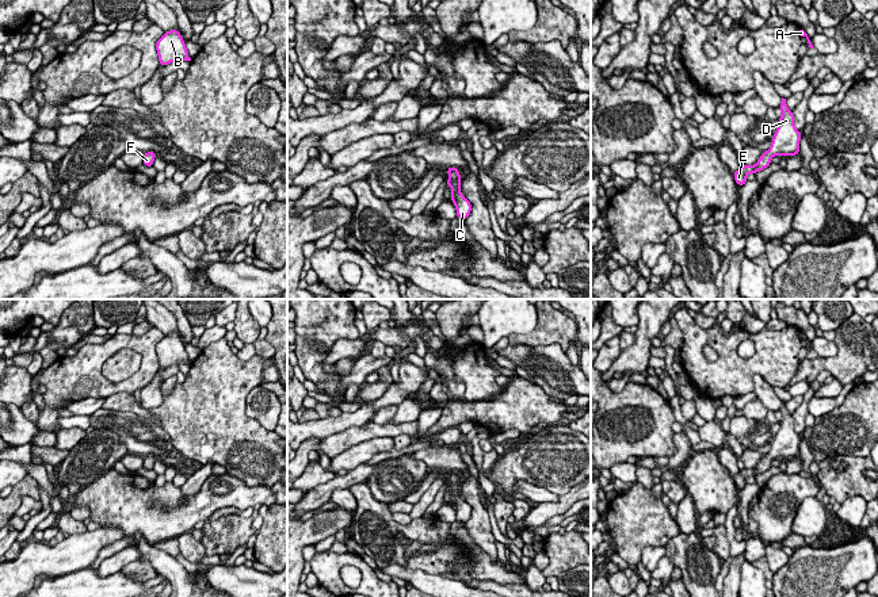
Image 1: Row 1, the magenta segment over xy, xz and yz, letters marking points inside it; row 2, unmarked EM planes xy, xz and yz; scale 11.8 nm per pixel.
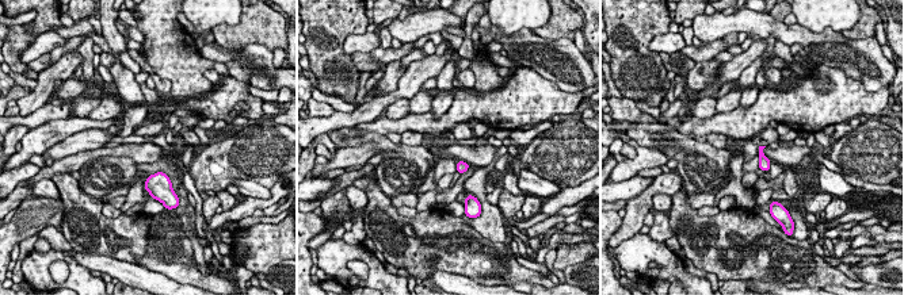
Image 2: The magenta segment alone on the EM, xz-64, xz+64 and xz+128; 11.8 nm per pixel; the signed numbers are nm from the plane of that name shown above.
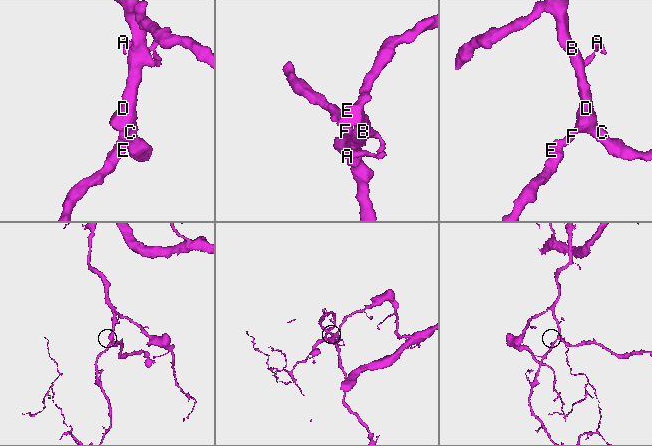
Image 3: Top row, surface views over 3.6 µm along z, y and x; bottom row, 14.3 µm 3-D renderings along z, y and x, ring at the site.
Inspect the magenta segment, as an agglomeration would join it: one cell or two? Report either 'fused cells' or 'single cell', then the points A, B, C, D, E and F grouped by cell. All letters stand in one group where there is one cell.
single cell; A B C D E F

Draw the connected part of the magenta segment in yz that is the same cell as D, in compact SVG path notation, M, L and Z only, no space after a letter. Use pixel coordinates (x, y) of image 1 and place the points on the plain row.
M782 401L780 406L782 420L778 422L779 429L774 437L771 451L763 455L757 466L752 470L743 468L738 474L732 475L736 486L741 490L747 486L749 477L763 474L771 467L774 459L798 459L801 435L794 429L794 418L786 407L786 402Z

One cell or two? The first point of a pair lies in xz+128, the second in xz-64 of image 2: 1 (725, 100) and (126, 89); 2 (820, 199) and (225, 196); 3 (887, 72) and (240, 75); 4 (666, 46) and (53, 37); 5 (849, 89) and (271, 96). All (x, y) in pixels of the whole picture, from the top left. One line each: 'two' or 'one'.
1: two
2: two
3: two
4: one
5: two

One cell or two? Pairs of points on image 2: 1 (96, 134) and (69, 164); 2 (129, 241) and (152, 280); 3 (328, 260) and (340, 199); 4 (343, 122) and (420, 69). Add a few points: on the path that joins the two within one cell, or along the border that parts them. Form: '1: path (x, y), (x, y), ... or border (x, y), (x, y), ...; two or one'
1: border (102, 146), (80, 150), (53, 163); two
2: border (106, 255), (137, 264); two
3: border (328, 238), (316, 251); two
4: path (362, 114), (373, 110), (403, 88); one

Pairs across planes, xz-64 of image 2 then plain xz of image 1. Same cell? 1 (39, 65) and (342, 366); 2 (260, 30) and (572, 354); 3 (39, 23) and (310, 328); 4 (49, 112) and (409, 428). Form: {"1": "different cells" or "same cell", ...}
{"1": "same cell", "2": "different cells", "3": "same cell", "4": "different cells"}

